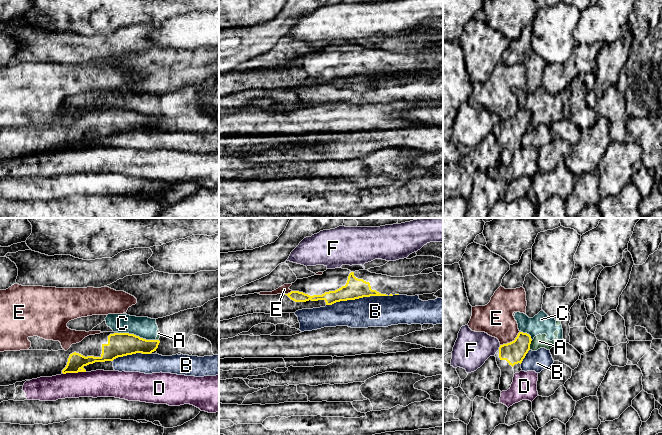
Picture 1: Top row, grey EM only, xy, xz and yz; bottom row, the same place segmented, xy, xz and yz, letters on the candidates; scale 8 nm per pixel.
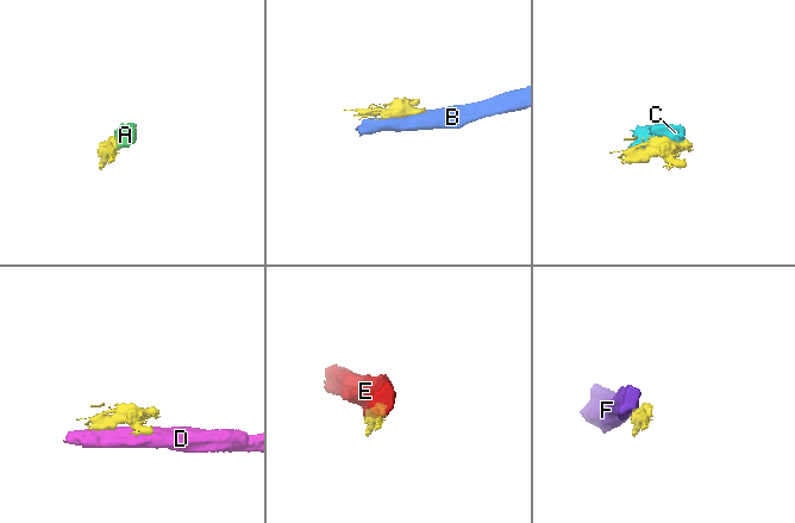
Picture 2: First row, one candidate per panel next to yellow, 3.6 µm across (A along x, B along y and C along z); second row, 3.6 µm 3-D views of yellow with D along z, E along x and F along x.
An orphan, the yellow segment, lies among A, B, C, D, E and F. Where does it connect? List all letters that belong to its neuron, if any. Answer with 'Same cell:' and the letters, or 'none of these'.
Same cell: none of these

